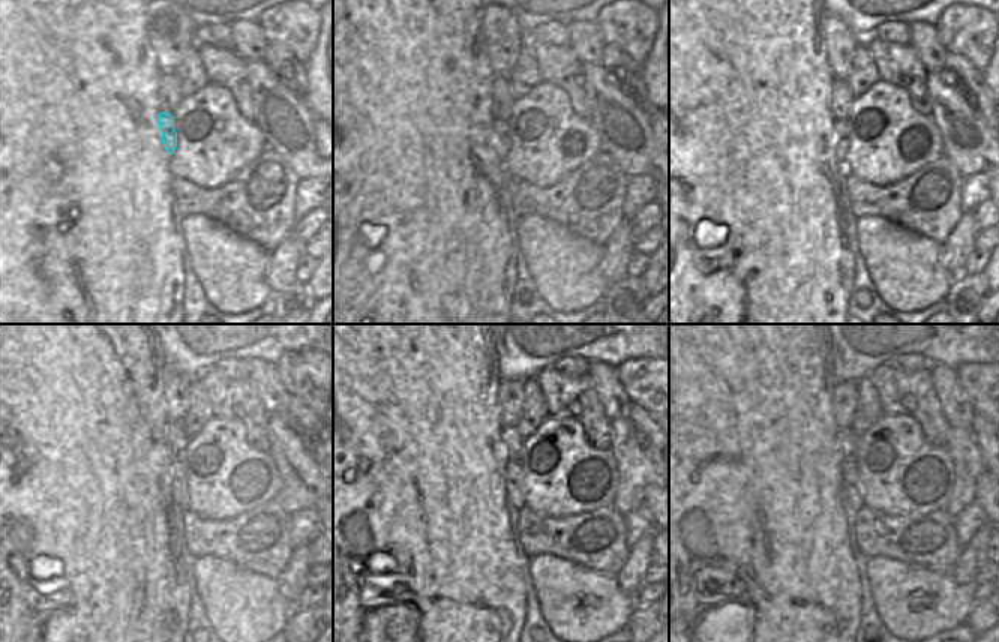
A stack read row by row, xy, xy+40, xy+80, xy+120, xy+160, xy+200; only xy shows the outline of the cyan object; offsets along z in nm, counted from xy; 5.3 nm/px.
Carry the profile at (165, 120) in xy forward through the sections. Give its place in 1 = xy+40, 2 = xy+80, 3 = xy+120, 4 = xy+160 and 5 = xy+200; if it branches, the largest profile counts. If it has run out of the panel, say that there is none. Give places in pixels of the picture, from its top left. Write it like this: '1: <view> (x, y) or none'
1: xy+40 (501, 126)
2: xy+80 (840, 128)
3: xy+120 (177, 467)
4: xy+160 (513, 483)
5: xy+200 (851, 482)

